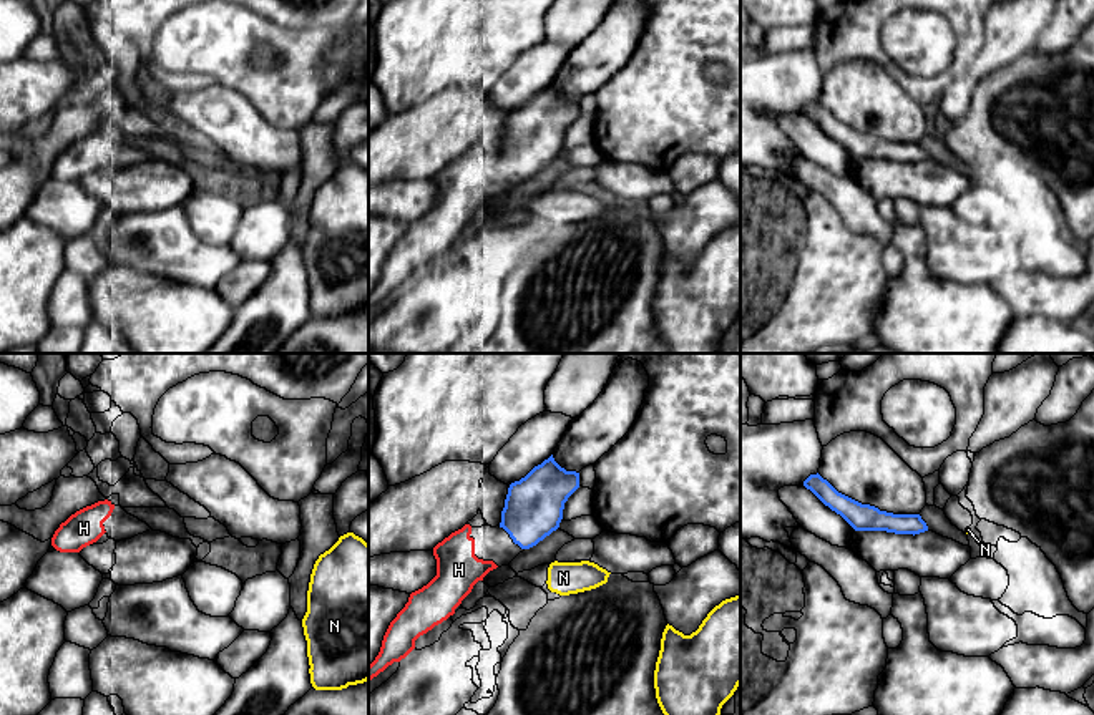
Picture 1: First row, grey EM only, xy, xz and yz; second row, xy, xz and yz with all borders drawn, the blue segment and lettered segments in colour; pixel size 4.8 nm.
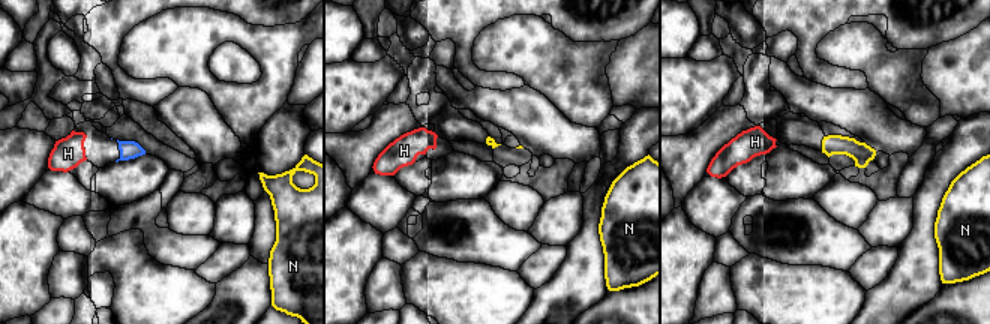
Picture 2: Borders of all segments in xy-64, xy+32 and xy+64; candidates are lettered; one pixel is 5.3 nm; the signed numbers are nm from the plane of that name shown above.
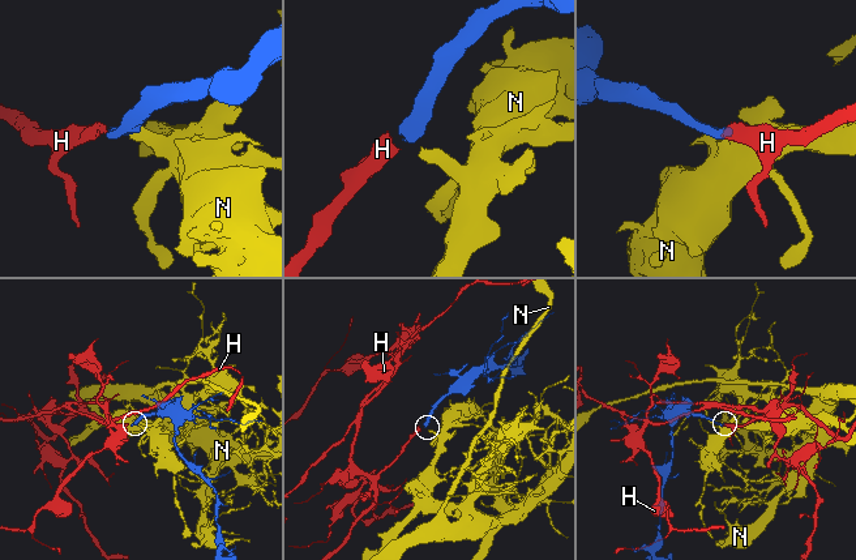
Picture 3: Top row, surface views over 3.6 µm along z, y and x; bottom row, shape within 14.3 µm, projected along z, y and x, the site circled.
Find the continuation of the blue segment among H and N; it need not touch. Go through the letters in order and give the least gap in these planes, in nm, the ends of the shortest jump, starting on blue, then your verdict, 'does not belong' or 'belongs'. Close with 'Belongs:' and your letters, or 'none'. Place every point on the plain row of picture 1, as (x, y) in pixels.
H: 140 nm apart; from blue across xz (513, 170), (492, 189); belongs
N: 120 nm apart; from blue across xz (535, 173), (551, 191); does not belong
Belongs: H

